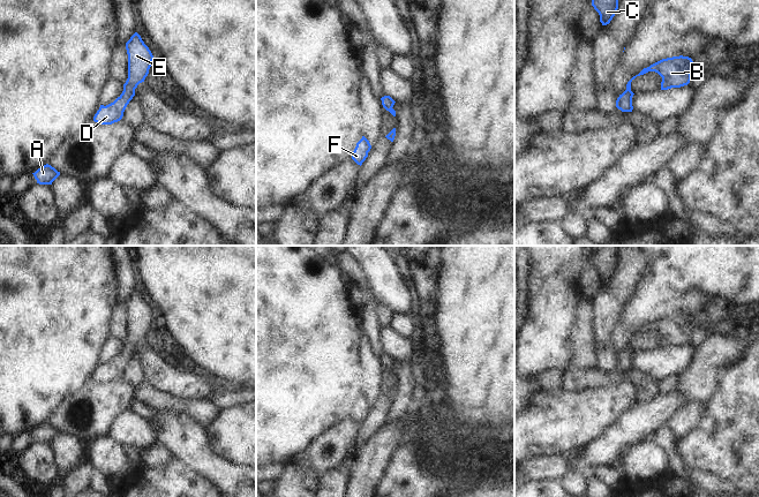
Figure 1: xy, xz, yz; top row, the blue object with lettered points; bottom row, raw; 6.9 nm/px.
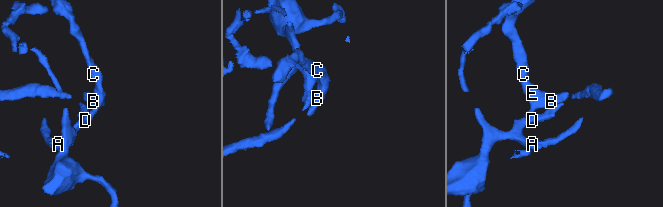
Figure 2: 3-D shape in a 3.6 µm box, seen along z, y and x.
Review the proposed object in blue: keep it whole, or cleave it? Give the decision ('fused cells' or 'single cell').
single cell

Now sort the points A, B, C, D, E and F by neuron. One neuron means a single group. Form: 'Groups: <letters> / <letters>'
Groups: A B C D E F

